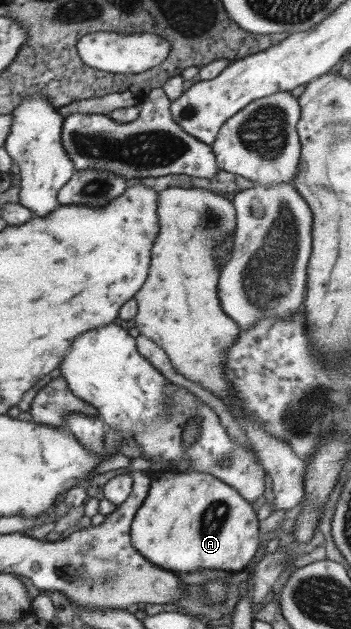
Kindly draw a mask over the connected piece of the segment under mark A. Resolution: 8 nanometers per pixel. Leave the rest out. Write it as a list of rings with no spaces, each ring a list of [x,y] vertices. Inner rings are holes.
[[[168,471],[151,480],[148,497],[131,527],[133,546],[152,563],[171,572],[220,569],[234,573],[252,568],[260,547],[256,506],[237,488],[202,471]]]

